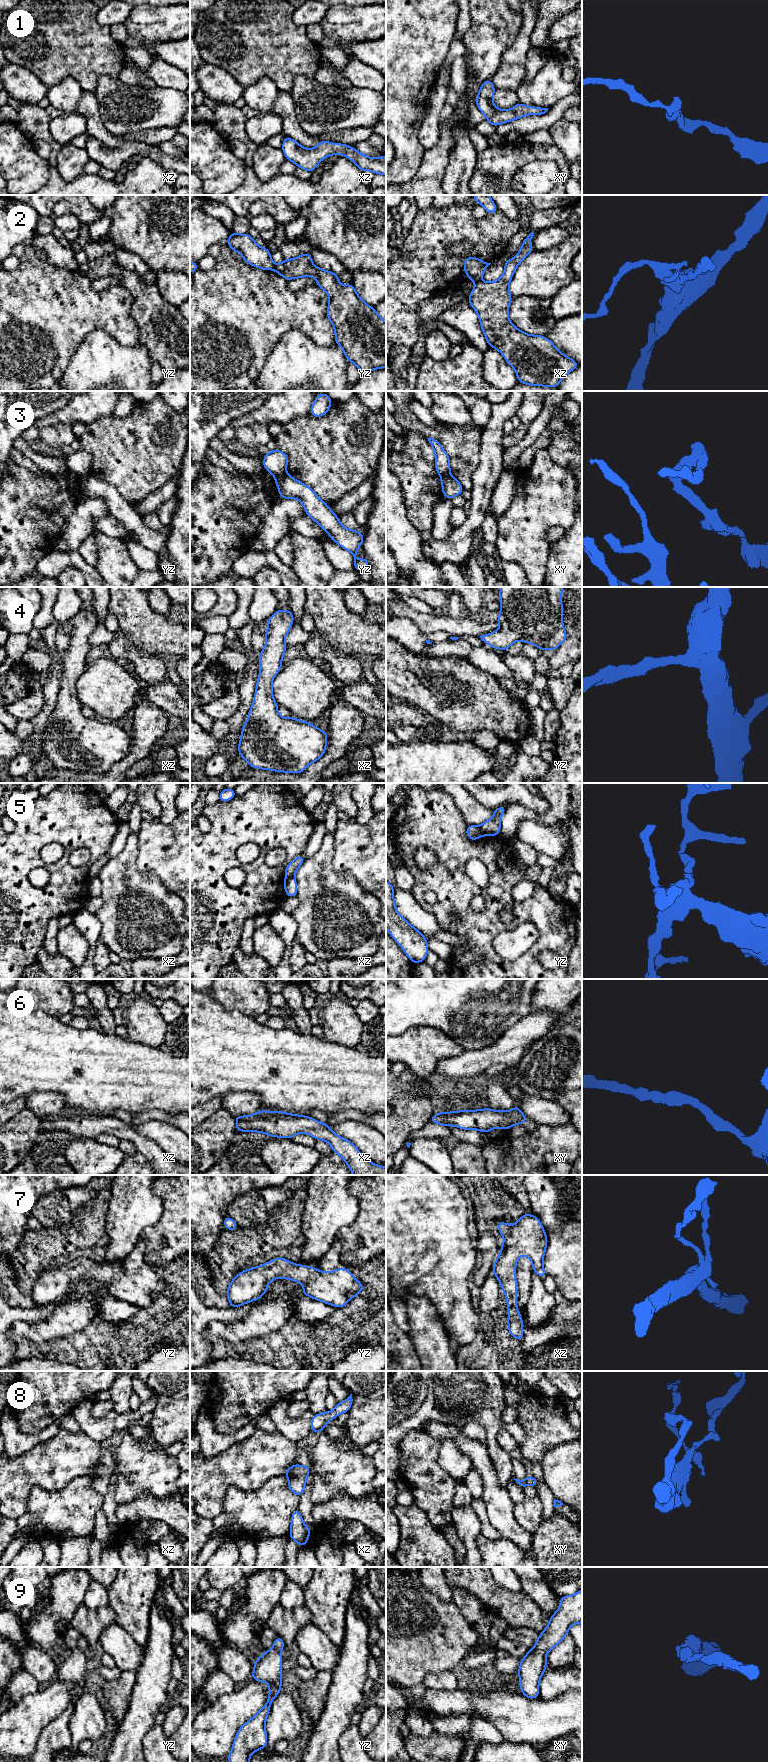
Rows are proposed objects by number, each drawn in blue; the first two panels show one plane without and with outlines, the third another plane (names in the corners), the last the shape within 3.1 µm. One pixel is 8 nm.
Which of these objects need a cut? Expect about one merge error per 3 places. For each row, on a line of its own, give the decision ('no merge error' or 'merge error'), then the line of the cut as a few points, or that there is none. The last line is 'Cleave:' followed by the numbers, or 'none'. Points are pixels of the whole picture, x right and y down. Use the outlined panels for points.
1: no merge error | no cut
2: merge error | yz (276, 265), (273, 269)
3: merge error | yz (285, 473), (275, 476)
4: no merge error | no cut
5: merge error | xz (293, 876), (286, 878)
6: no merge error | no cut
7: no merge error | no cut
8: no merge error | no cut
9: no merge error | no cut
Cleave: 2, 3, 5

